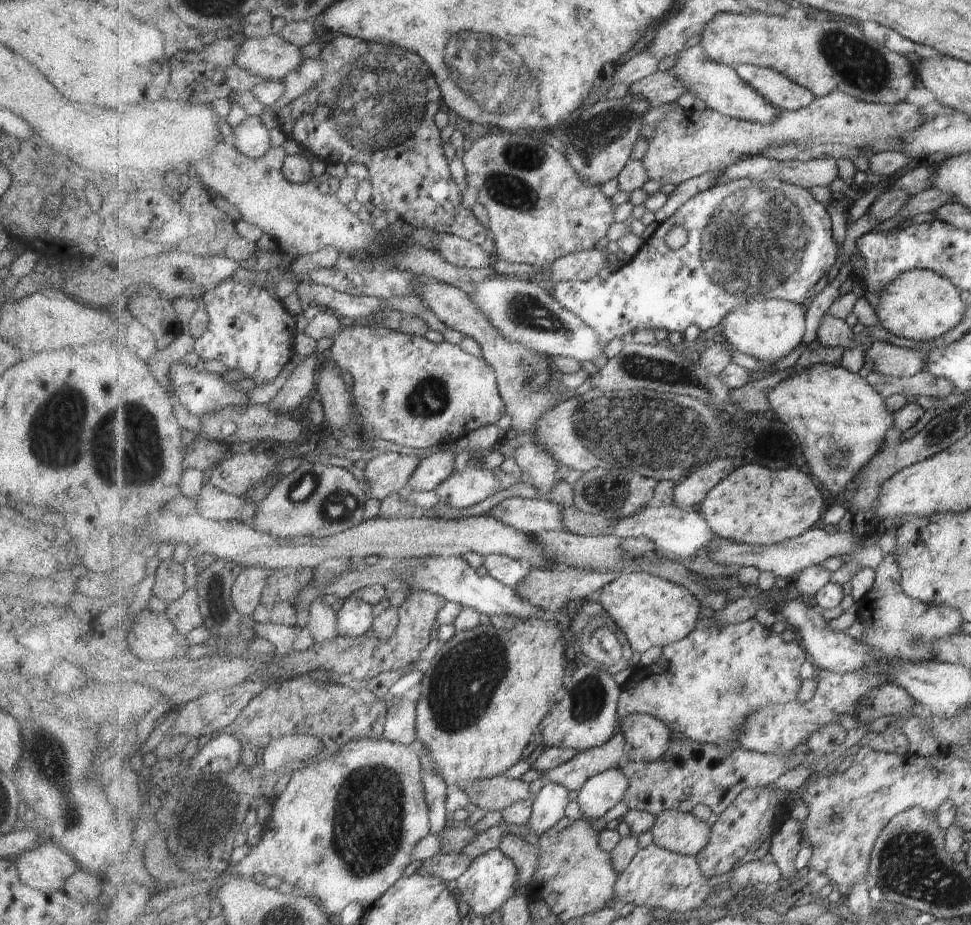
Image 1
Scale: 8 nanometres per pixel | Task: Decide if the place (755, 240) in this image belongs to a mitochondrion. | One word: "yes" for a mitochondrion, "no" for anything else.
yes

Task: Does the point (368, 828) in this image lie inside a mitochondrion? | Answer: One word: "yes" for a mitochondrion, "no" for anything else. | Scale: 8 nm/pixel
yes

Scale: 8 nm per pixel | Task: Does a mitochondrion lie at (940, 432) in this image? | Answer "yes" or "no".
yes

